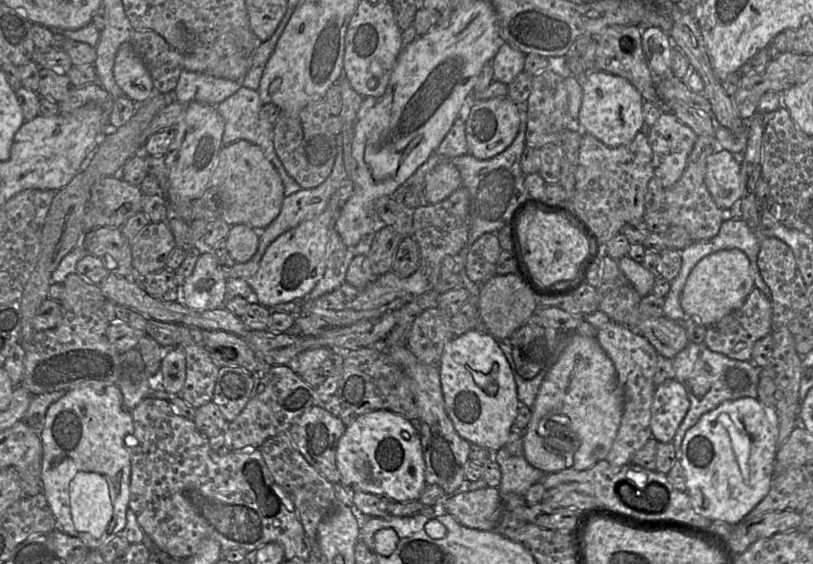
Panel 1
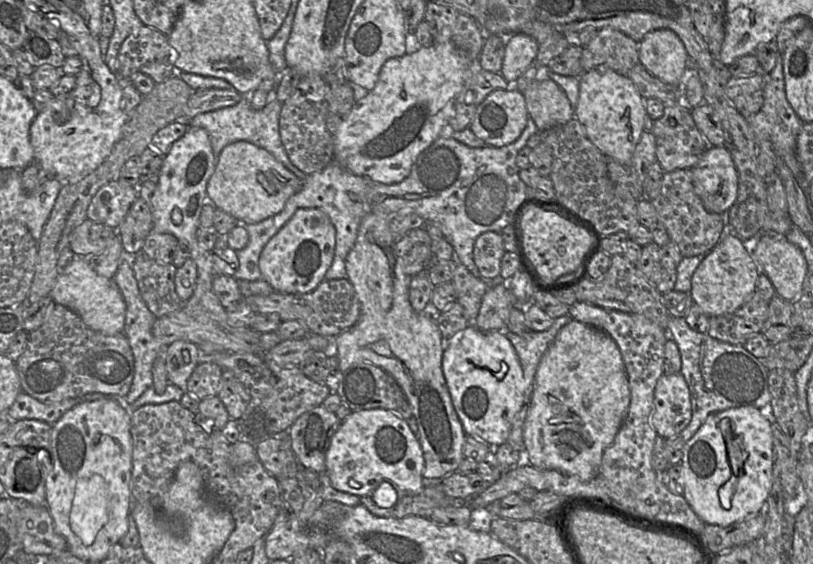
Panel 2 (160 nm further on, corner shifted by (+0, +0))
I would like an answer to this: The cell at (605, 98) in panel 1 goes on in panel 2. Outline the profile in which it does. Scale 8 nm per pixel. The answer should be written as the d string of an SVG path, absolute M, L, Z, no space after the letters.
M614 70L583 72L579 77L579 96L574 109L576 118L591 143L606 157L629 164L645 123L645 99L635 84Z

